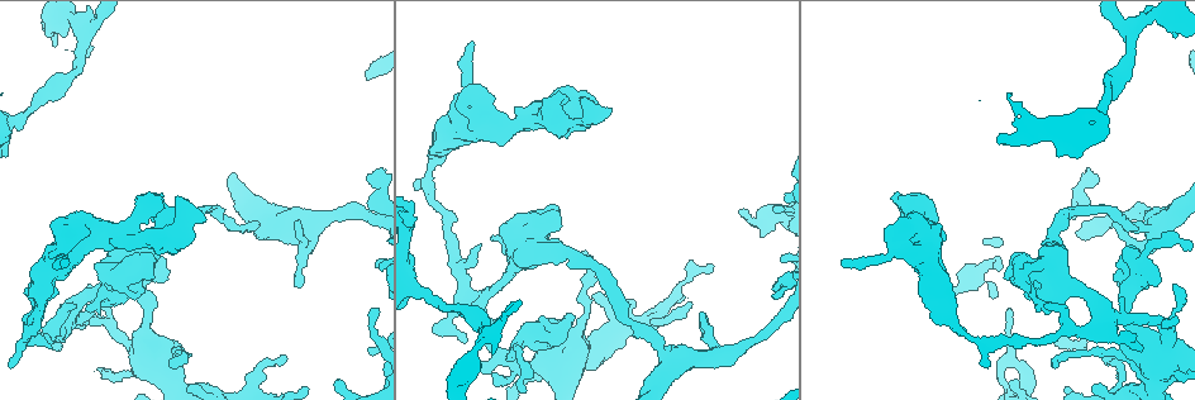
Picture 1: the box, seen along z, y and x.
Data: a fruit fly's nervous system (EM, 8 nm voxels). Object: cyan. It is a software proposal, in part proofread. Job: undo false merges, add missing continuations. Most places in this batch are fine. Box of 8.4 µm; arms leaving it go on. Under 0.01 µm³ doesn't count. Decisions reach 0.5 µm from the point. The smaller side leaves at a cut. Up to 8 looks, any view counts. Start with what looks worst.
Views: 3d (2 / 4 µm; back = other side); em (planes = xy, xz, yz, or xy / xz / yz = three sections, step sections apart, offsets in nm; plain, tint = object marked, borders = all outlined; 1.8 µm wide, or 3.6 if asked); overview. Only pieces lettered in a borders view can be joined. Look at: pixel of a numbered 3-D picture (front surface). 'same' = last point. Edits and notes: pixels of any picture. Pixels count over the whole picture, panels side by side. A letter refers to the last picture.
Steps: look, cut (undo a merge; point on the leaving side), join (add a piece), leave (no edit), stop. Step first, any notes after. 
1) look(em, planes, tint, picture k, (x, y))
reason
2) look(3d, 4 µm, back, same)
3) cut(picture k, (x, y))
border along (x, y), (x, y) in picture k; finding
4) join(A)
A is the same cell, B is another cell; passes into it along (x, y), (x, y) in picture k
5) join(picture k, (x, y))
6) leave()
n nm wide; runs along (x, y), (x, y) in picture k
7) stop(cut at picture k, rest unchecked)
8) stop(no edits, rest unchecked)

look(3d, 2 µm, picture 1, (1134, 278))
looks like a crossing

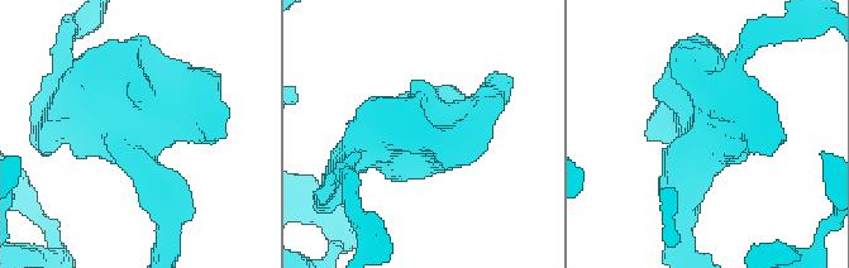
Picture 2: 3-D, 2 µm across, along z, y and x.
look(em, planes, borders, picture 2, (714, 125))
now the EM

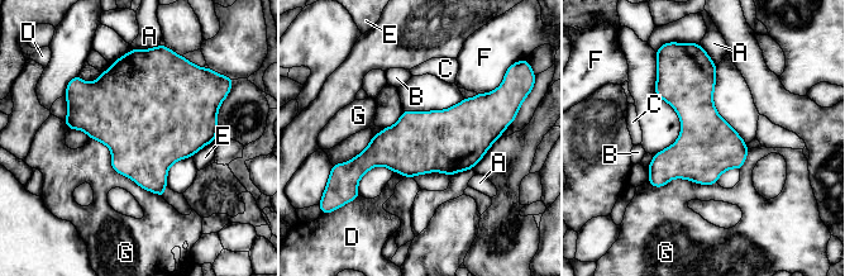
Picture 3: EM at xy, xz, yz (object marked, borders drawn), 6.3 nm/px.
leave()
A, B, C, D, E, F and G are other cells; border along (90, 137), (114, 170), (162, 198) in picture 3; one neuron here

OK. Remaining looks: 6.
look(em, planes, tint, picture 1, (992, 340))
thick turns thin

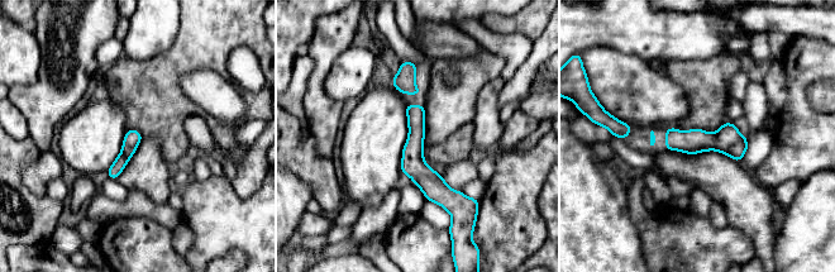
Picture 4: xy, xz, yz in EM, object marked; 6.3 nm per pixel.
look(em, planes, borders, same)

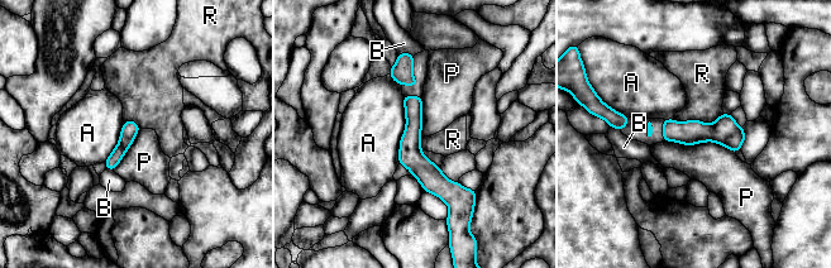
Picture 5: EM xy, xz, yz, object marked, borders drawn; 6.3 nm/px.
leave()
110 nm wide; A, B, P and R are other cells; runs along (406, 99), (412, 157), (454, 196) in picture 5; all the same neuron

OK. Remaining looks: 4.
look(3d, 4 µm, picture 1, (741, 213))
thick end

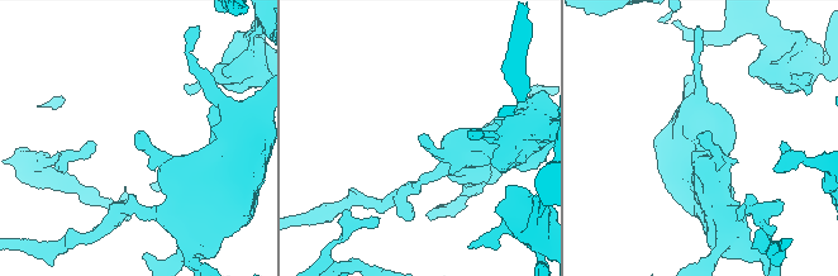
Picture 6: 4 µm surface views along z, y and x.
look(em, 3.6 µm, xy, step 8, borders, picture 6, (140, 131))
shape alone is not enough

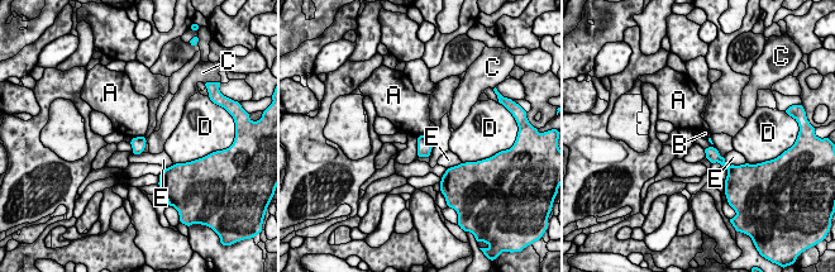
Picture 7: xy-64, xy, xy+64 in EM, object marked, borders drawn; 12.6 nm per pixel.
look(em, 3.6 µm, yz, step 8, borders, same)

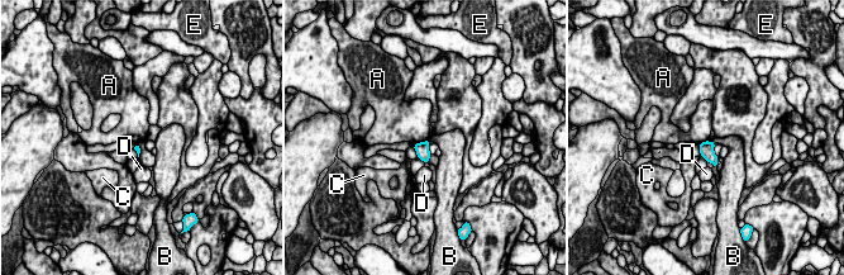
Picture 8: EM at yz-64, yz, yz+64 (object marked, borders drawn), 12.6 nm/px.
leave()
A, B, C, D and E are other cells; border along (428, 140), (415, 145) in picture 8; none of them fits

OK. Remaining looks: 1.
stop(no edits, rest unchecked)

